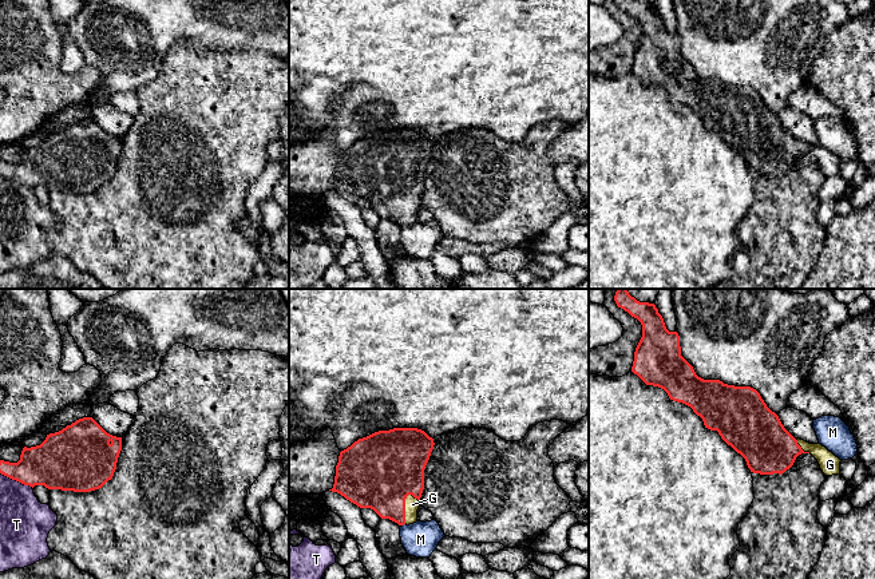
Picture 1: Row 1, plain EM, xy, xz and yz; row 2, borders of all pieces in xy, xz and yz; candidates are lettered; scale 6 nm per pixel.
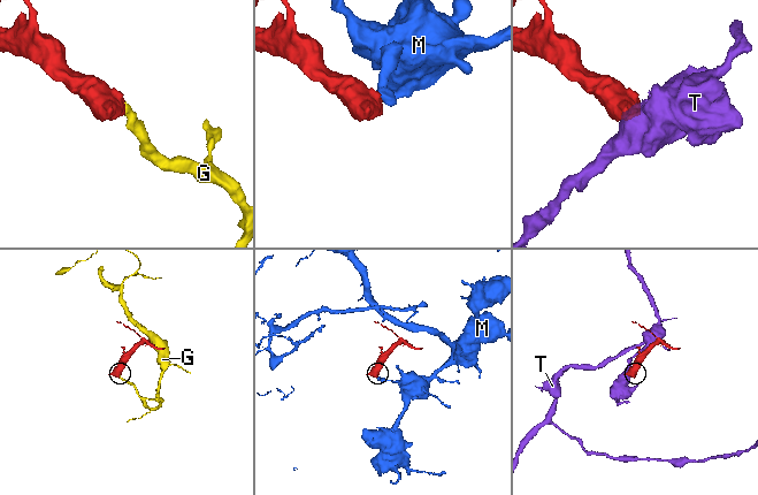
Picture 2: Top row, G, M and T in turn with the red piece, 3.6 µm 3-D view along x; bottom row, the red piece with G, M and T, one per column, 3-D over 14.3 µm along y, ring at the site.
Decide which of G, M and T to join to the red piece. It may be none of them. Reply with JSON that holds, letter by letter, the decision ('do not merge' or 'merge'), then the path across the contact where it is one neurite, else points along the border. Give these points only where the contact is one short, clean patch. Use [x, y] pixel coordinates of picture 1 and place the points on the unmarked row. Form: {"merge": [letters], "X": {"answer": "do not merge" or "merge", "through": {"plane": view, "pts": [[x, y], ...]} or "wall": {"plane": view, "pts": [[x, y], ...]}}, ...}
{"merge": ["G"], "G": {"answer": "merge", "through": {"plane": "xz", "pts": [[380, 175], [392, 187], [404, 209], [412, 205]]}}, "M": {"answer": "do not merge", "wall": {"plane": "xz", "pts": [[404, 223], [402, 226]]}}, "T": {"answer": "do not merge", "wall": {"plane": "xy", "pts": [[0, 173], [32, 187]]}}}

